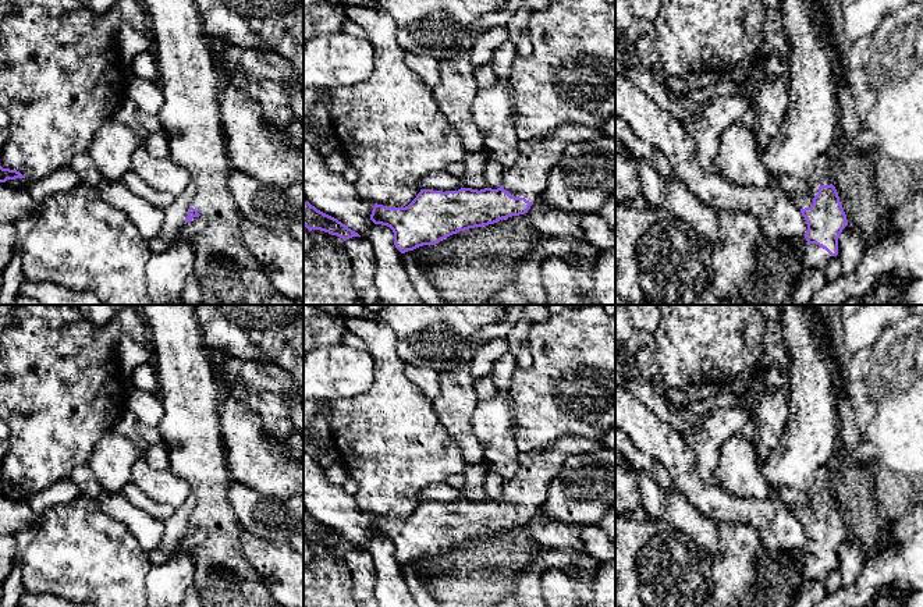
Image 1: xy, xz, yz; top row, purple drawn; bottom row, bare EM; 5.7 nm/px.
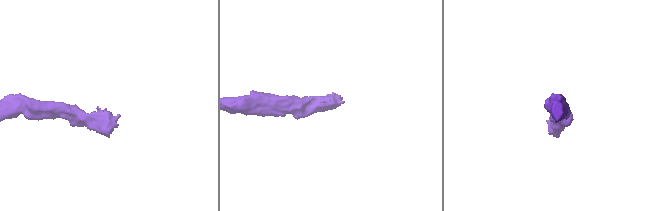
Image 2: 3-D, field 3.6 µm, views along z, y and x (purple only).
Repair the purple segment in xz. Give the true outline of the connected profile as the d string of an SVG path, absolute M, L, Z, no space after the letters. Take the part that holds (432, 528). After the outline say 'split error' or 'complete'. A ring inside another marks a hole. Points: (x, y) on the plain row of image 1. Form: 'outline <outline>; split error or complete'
outline M615 427L600 440L565 434L542 448L519 452L516 472L504 484L503 497L497 501L420 501L405 519L374 515L370 532L390 539L395 560L405 565L436 557L459 543L525 526L544 504L547 489L567 458L597 448L615 450Z; split error

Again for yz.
outline M778 305L781 313L781 326L785 344L788 347L788 354L791 358L791 365L787 372L787 393L788 393L788 420L785 430L778 441L778 444L770 450L770 454L764 462L762 462L762 472L767 483L774 489L770 496L777 500L777 487L787 487L789 490L802 493L806 497L805 507L792 507L788 510L800 522L806 532L807 543L800 551L800 558L803 561L805 572L800 578L795 579L791 565L791 557L787 551L771 554L762 544L757 551L757 574L756 581L750 586L749 592L742 597L736 607L791 607L791 596L796 592L807 590L812 581L824 582L827 575L838 568L838 550L842 542L848 537L846 526L839 514L838 504L831 496L828 487L828 469L833 464L834 447L838 440L838 402L837 391L833 387L831 375L824 359L824 354L819 349L814 338L814 322L807 315L806 305Z; split error

